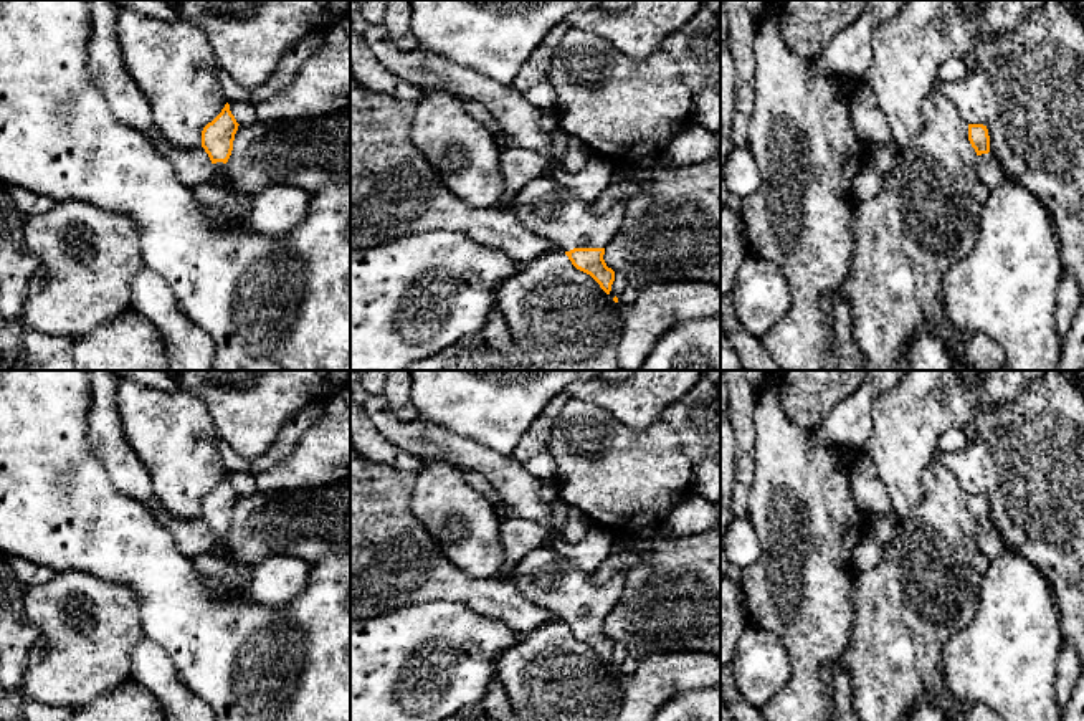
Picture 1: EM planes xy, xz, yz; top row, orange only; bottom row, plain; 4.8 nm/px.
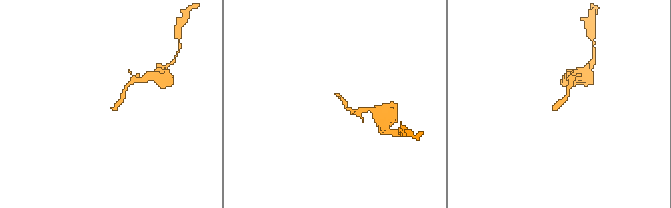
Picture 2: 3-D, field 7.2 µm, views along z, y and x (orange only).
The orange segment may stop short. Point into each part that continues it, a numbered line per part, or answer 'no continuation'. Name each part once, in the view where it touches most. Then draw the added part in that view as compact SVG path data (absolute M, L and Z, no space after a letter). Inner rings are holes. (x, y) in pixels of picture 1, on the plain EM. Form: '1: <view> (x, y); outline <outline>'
1: xz (551, 581); outline M552 546L529 551L511 575L532 604L554 612L560 622L606 618L623 594L626 574L616 572L605 584L595 584Z

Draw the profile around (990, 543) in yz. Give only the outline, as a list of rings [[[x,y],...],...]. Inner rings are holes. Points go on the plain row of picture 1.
[[[991,523],[982,524],[975,534],[980,552],[991,562],[998,559],[1006,549],[1006,542]]]

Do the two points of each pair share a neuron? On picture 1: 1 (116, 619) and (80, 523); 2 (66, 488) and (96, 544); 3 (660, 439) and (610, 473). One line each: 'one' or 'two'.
1: two
2: one
3: one

